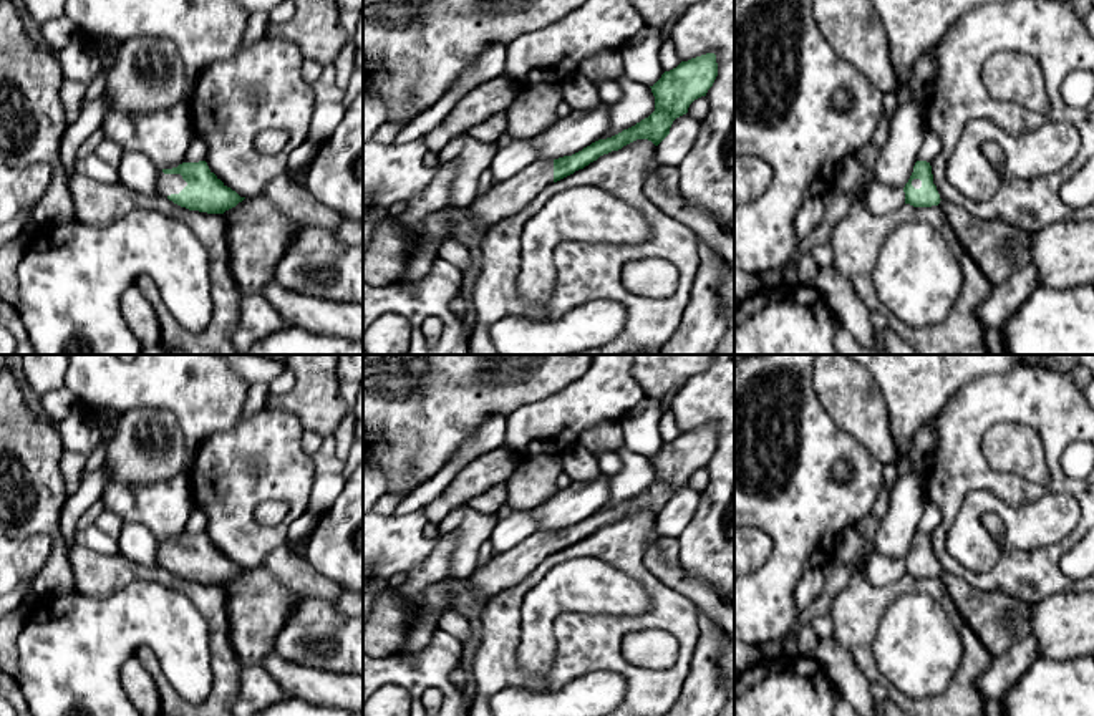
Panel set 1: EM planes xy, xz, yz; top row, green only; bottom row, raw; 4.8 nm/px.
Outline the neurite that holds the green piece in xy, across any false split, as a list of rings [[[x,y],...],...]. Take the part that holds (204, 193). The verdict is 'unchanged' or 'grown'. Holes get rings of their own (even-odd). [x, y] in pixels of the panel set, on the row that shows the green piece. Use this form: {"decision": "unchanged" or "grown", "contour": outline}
{"decision": "grown", "contour": [[[206,161],[159,169],[159,196],[189,210],[224,214],[245,197],[227,187]]]}

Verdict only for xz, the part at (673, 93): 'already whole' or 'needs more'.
needs more

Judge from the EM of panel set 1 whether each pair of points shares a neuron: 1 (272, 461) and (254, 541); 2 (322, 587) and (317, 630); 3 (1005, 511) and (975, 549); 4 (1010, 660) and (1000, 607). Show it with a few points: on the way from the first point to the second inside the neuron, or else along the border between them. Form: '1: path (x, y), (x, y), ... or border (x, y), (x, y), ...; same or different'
1: path (259, 481), (246, 494), (246, 521); same
2: border (330, 599), (300, 599), (287, 620); different
3: path (990, 507), (983, 507), (975, 516), (975, 534); same
4: border (1030, 633), (993, 657); different

